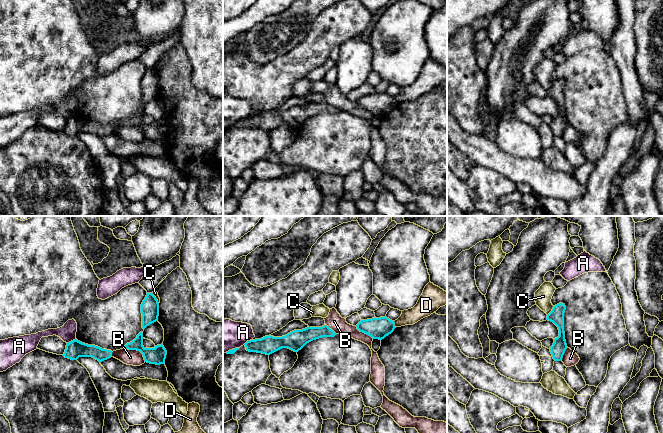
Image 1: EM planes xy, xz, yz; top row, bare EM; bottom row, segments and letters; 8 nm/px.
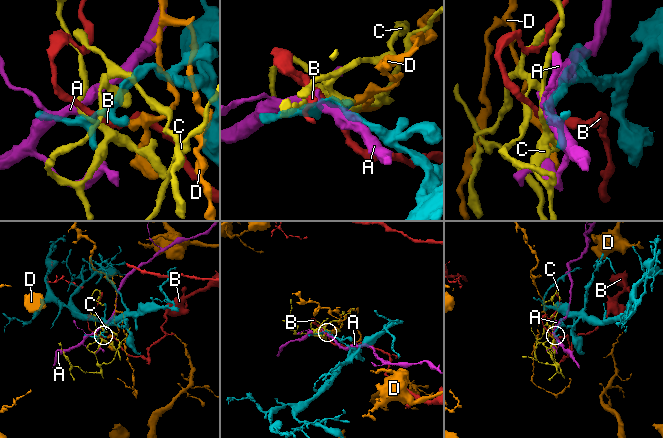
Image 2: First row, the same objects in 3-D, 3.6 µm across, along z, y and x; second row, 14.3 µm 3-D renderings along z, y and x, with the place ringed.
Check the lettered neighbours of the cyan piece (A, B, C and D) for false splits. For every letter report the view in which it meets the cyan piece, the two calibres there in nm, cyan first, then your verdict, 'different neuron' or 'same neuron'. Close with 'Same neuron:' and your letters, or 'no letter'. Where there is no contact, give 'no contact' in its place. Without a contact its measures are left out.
A: xy | 140/140 nm | different neuron
B: xy | 140/130 nm | different neuron
C: yz | 120/140 nm | different neuron
D: xz | 180/130 nm | different neuron
Same neuron: no letter

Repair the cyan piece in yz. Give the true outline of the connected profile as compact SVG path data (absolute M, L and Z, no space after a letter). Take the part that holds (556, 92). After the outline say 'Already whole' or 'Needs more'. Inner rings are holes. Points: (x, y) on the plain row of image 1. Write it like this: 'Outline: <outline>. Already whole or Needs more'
Outline: M563 79L555 81L552 87L547 91L547 96L553 98L559 106L559 112L554 115L550 128L555 137L561 137L567 125L564 108L564 89L566 82Z. Already whole

